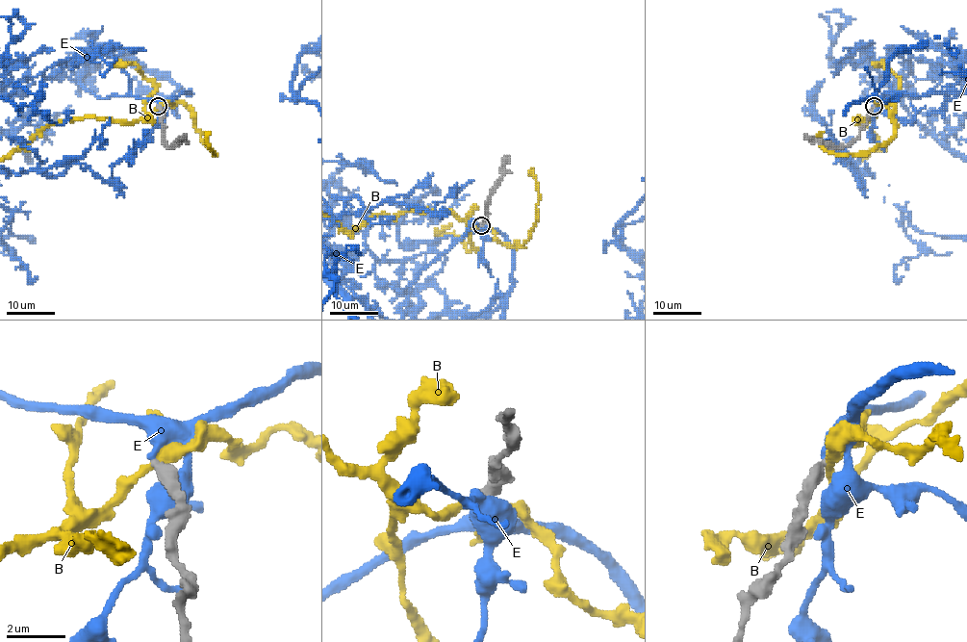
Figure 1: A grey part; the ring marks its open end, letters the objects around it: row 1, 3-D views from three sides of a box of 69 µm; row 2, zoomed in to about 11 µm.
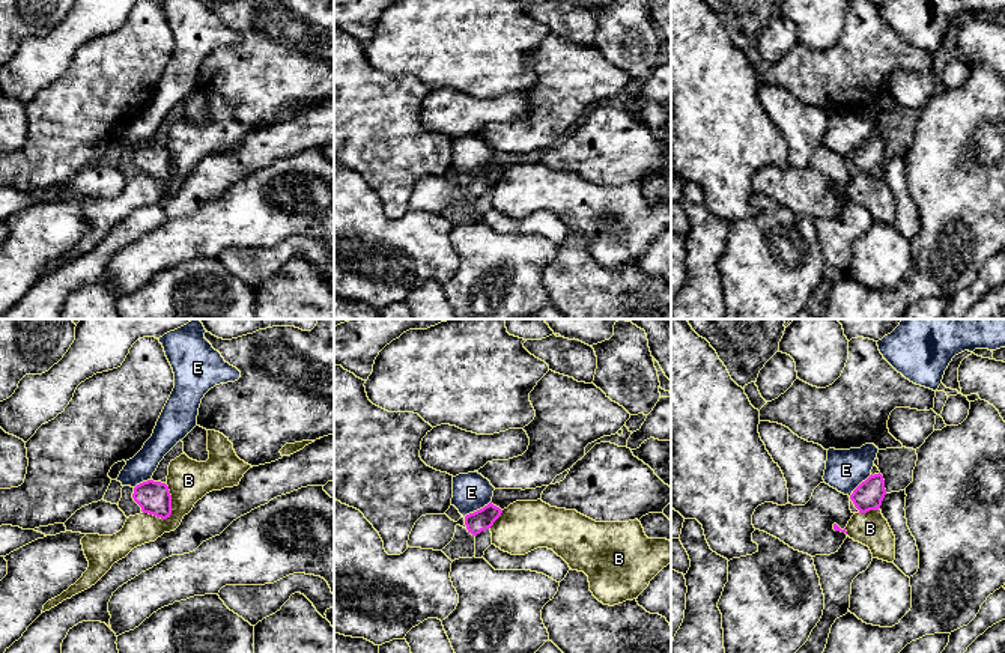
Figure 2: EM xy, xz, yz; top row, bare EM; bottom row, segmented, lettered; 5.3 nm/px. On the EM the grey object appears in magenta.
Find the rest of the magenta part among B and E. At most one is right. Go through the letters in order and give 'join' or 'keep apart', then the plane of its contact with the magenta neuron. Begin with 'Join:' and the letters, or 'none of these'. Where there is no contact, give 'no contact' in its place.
Join: none of these
B: keep apart; contact in xy
E: keep apart; contact in xz

